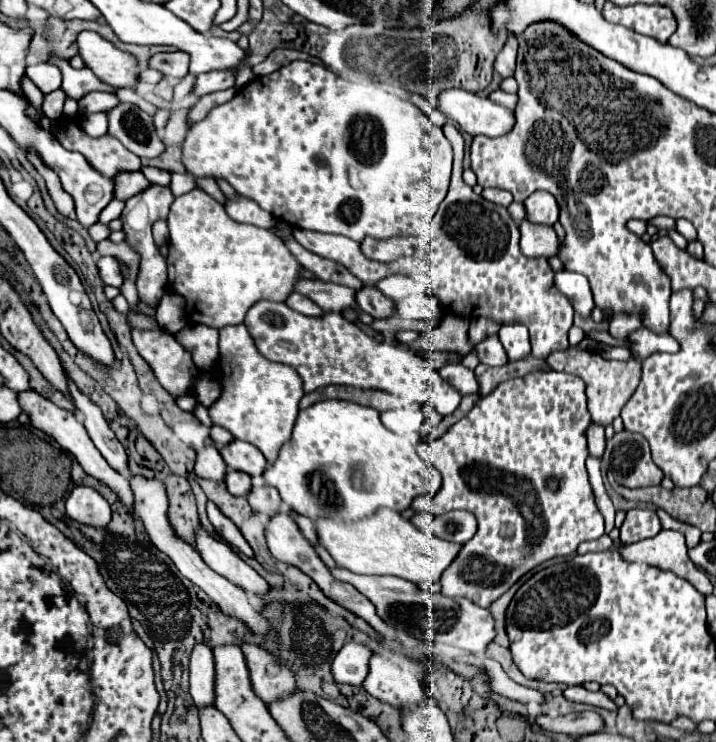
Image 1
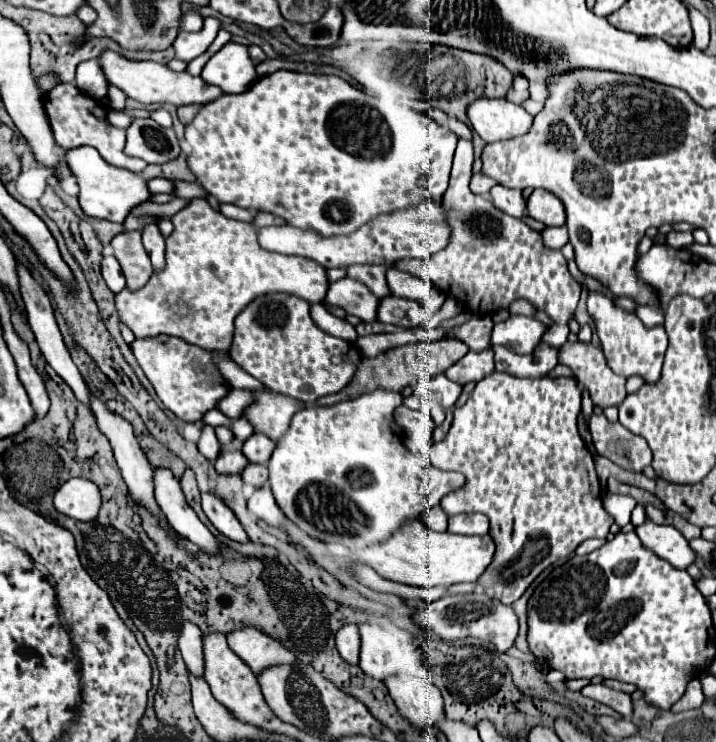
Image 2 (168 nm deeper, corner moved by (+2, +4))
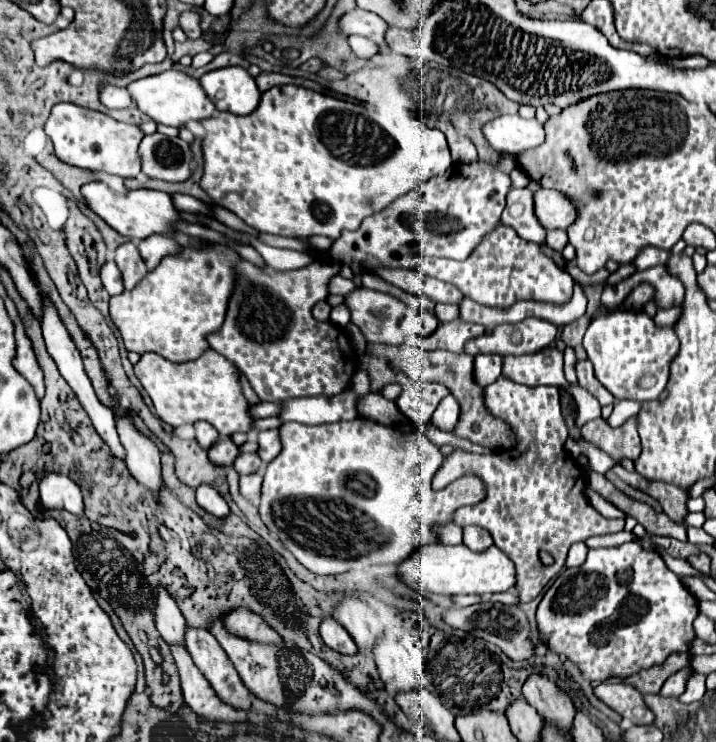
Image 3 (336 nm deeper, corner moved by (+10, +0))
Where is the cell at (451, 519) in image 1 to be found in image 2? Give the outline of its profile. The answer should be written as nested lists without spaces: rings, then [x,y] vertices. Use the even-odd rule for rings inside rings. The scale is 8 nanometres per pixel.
[[[459,514],[449,518],[449,530],[457,534],[487,534],[489,518],[485,514]]]

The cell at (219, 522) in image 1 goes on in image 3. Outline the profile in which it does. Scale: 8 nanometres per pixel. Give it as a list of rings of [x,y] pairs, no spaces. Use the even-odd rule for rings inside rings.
[[[203,484],[203,486],[199,486],[199,488],[195,490],[195,498],[197,498],[197,504],[199,504],[205,512],[209,512],[211,516],[215,516],[215,518],[219,518],[219,520],[223,520],[223,518],[229,516],[229,506],[227,506],[227,502],[219,496],[219,492],[217,492],[215,488]]]

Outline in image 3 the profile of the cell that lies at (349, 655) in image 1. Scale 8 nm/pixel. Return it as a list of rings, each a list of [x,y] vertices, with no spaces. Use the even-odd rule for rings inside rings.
[[[325,618],[323,622],[321,622],[321,638],[323,638],[323,642],[331,648],[331,650],[335,650],[335,652],[339,652],[339,654],[357,654],[357,646],[355,646],[355,642],[353,642],[353,638],[345,632],[345,628],[341,626],[341,624],[337,624],[333,618]]]

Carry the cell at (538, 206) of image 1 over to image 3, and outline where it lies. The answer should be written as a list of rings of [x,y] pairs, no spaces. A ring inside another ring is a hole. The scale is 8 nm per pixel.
[[[537,190],[533,194],[533,202],[537,220],[545,230],[555,230],[555,228],[565,230],[573,224],[577,216],[573,202],[557,190]]]

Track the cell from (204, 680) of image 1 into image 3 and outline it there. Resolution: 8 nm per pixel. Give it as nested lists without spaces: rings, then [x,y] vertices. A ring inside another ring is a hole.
[[[161,590],[157,596],[157,608],[155,608],[155,624],[161,634],[161,638],[169,646],[185,646],[185,618],[181,616],[181,610],[177,608],[175,600]]]

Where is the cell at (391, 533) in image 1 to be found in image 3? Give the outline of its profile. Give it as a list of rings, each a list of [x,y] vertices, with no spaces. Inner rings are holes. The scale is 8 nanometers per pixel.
[[[429,544],[417,548],[409,558],[397,564],[395,574],[403,584],[409,588],[425,594],[495,594],[505,592],[515,584],[515,566],[513,562],[497,548],[489,546],[485,554],[477,554],[475,550],[469,550],[465,544],[445,546],[445,544]]]

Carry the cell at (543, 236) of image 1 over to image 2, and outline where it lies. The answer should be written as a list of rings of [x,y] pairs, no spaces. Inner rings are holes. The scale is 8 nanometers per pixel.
[[[545,228],[545,232],[541,234],[543,236],[543,242],[545,246],[549,248],[563,248],[567,242],[569,242],[569,236],[567,236],[567,228]]]

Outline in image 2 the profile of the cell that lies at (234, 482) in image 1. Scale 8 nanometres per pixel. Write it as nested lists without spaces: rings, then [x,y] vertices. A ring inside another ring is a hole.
[[[223,450],[215,460],[215,470],[221,474],[239,474],[245,466],[247,466],[247,458],[239,450],[235,450],[235,452]]]

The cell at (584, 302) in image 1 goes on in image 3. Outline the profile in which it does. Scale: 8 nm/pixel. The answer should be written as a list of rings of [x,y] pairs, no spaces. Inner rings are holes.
[[[613,312],[591,320],[583,346],[587,358],[595,366],[597,380],[619,400],[629,398],[637,402],[655,400],[665,390],[669,378],[669,362],[679,350],[679,340],[673,328],[655,326],[653,318],[643,312]]]

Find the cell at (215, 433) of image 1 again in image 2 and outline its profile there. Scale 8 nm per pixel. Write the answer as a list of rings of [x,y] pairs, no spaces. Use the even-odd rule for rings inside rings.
[[[239,418],[239,420],[233,422],[231,430],[233,430],[233,434],[235,434],[235,440],[239,440],[239,444],[243,444],[243,442],[253,434],[253,426],[249,426],[249,424],[251,424],[251,422],[249,422],[247,418]]]

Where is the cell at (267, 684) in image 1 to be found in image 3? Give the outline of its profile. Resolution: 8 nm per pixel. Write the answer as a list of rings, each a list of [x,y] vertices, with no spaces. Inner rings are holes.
[[[237,608],[225,616],[225,630],[229,630],[229,634],[237,634],[237,638],[249,638],[249,642],[281,642],[281,636],[271,630],[261,616],[245,608]]]

